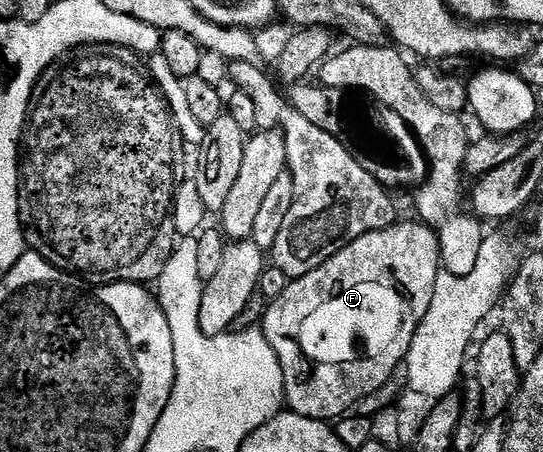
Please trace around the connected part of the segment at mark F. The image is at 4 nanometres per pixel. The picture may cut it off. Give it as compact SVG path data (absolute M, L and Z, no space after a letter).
M397 221L386 229L358 237L318 269L291 280L288 288L267 304L262 330L282 365L284 401L291 414L321 421L339 420L360 400L382 389L393 378L396 366L407 360L416 326L430 309L436 278L442 270L439 237L427 223L415 222Z

